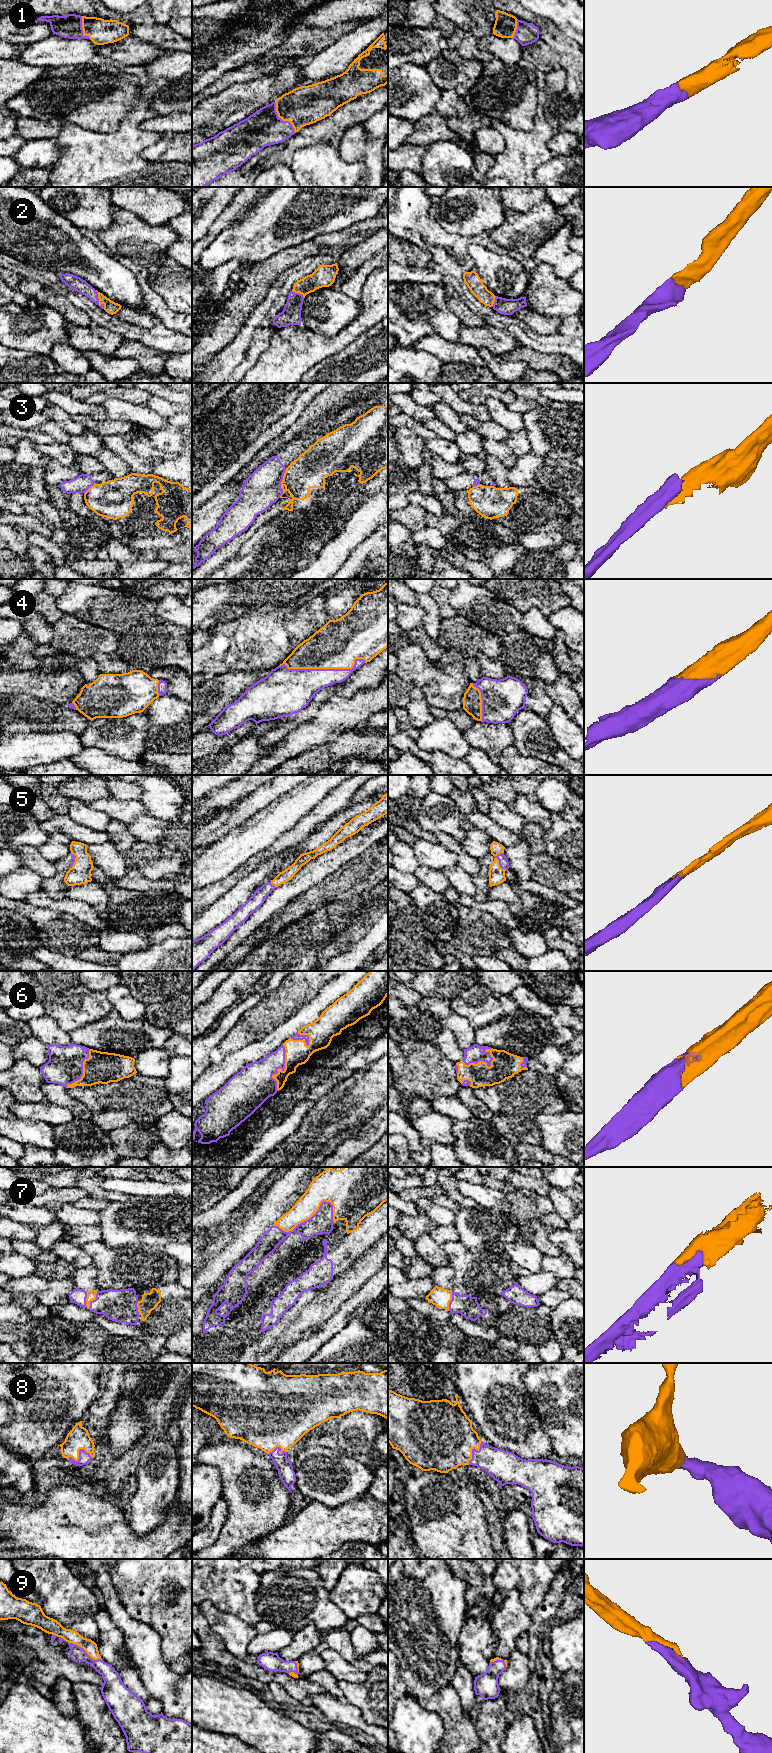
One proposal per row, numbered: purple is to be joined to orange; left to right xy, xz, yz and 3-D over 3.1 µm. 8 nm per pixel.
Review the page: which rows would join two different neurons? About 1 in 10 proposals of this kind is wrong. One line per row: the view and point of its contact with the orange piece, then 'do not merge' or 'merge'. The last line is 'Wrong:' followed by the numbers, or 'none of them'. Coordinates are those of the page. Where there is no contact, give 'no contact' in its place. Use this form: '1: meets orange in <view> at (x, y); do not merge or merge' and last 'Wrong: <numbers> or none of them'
1: meets orange in xz at (282, 119); merge
2: meets orange in xy at (99, 300); merge
3: meets orange in xz at (281, 483); do not merge
4: meets orange in xz at (324, 668); merge
5: meets orange in yz at (498, 862); merge
6: meets orange in yz at (485, 1062); merge
7: meets orange in xz at (304, 1220); merge
8: meets orange in xy at (78, 1454); merge
9: meets orange in xy at (85, 1650); merge
Wrong: 3

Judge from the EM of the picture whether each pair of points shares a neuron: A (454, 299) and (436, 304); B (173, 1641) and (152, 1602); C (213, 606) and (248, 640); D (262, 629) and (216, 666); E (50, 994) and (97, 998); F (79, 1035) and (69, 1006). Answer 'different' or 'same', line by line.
A: different
B: same
C: different
D: same
E: same
F: different

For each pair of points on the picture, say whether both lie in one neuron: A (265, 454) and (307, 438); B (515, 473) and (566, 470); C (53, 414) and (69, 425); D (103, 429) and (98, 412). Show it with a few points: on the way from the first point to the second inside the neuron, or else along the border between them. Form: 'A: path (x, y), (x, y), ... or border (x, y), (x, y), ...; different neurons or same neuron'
A: border (298, 435), (288, 441), (273, 455); different neurons
B: path (528, 470), (553, 470); same neuron
C: path (57, 414), (65, 421); same neuron
D: border (78, 415), (87, 415), (97, 420), (106, 419); different neurons

